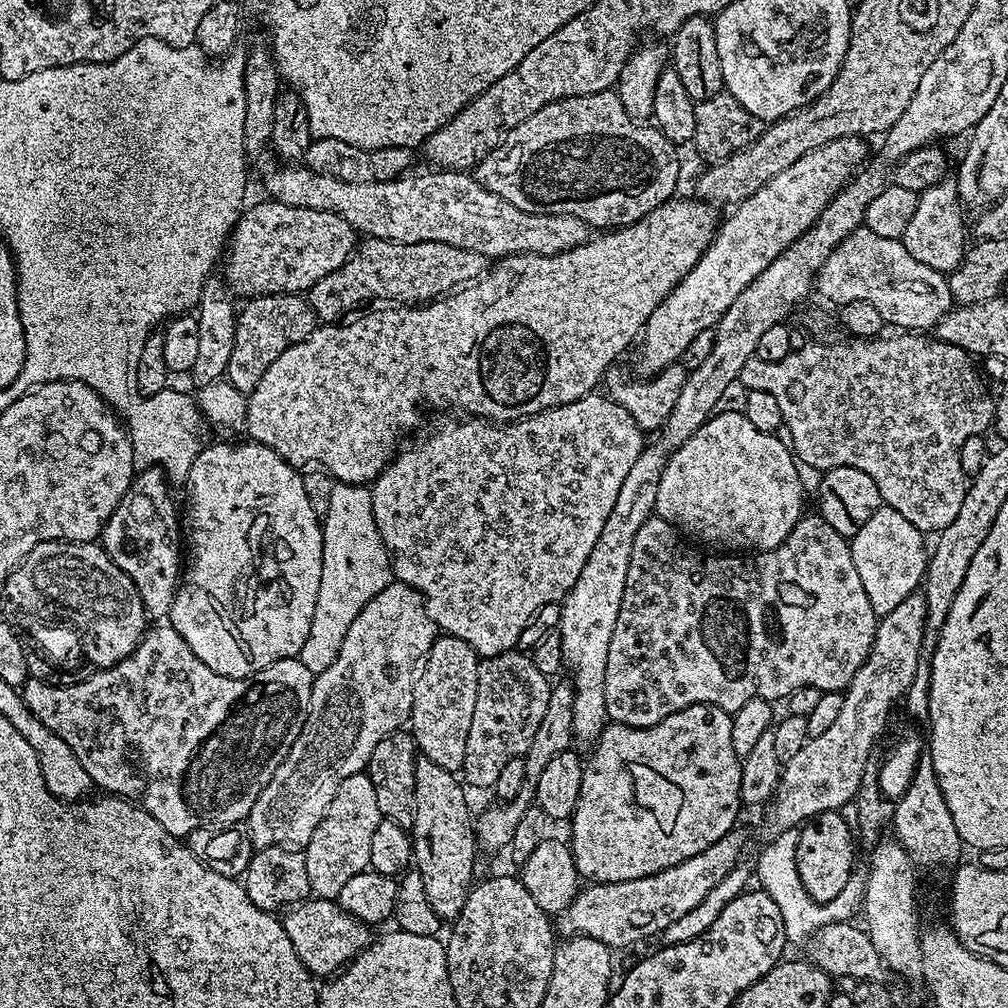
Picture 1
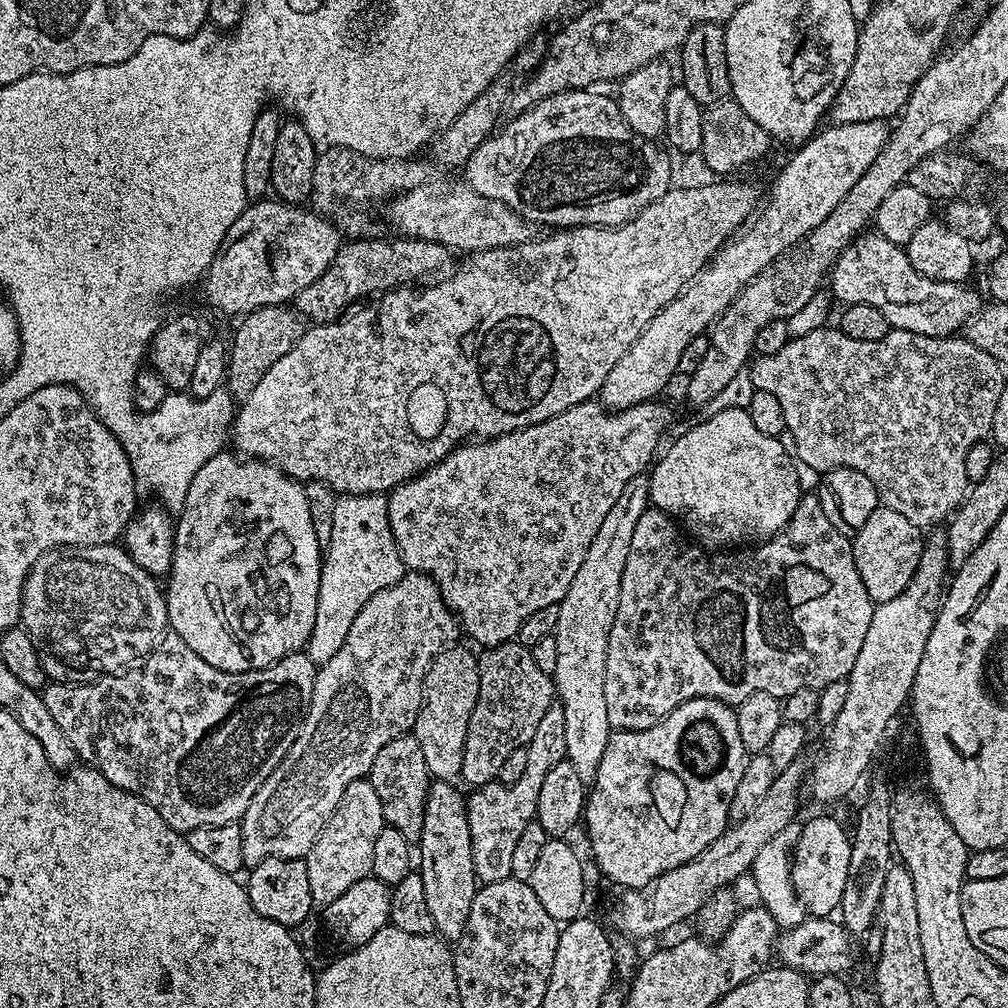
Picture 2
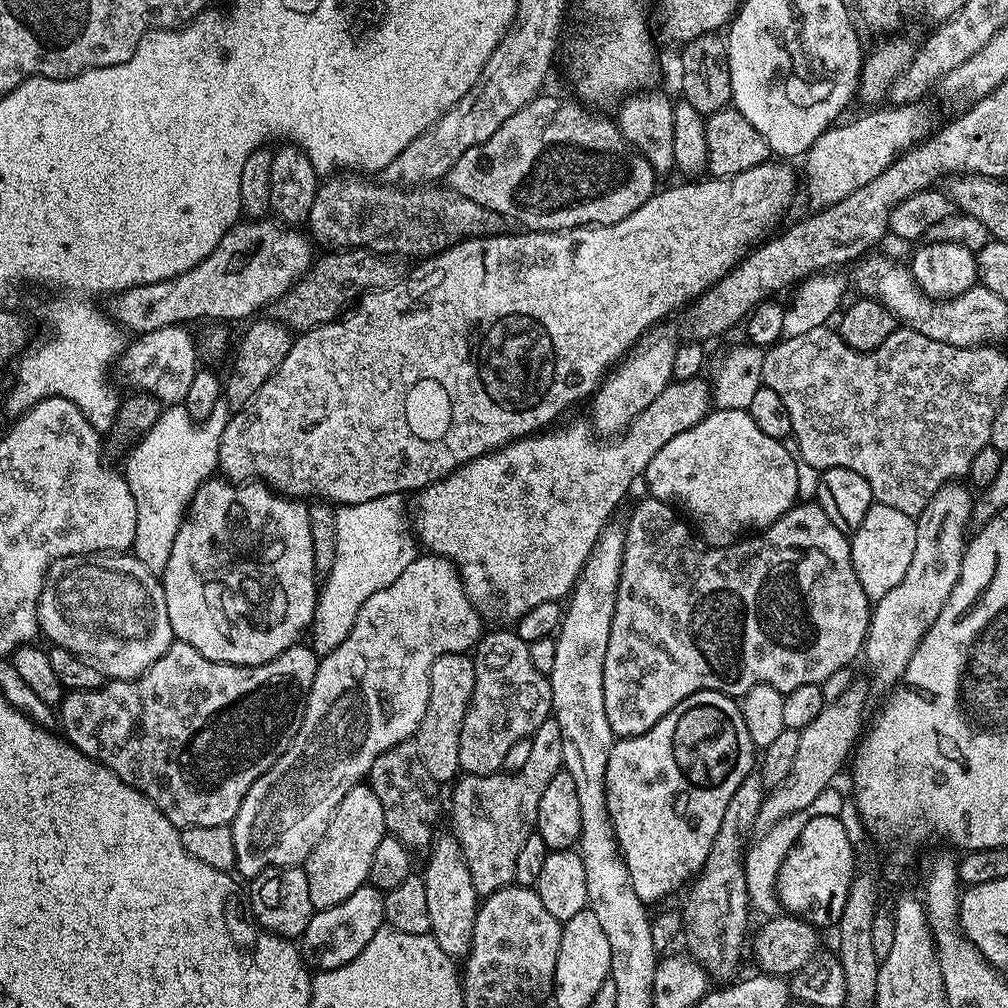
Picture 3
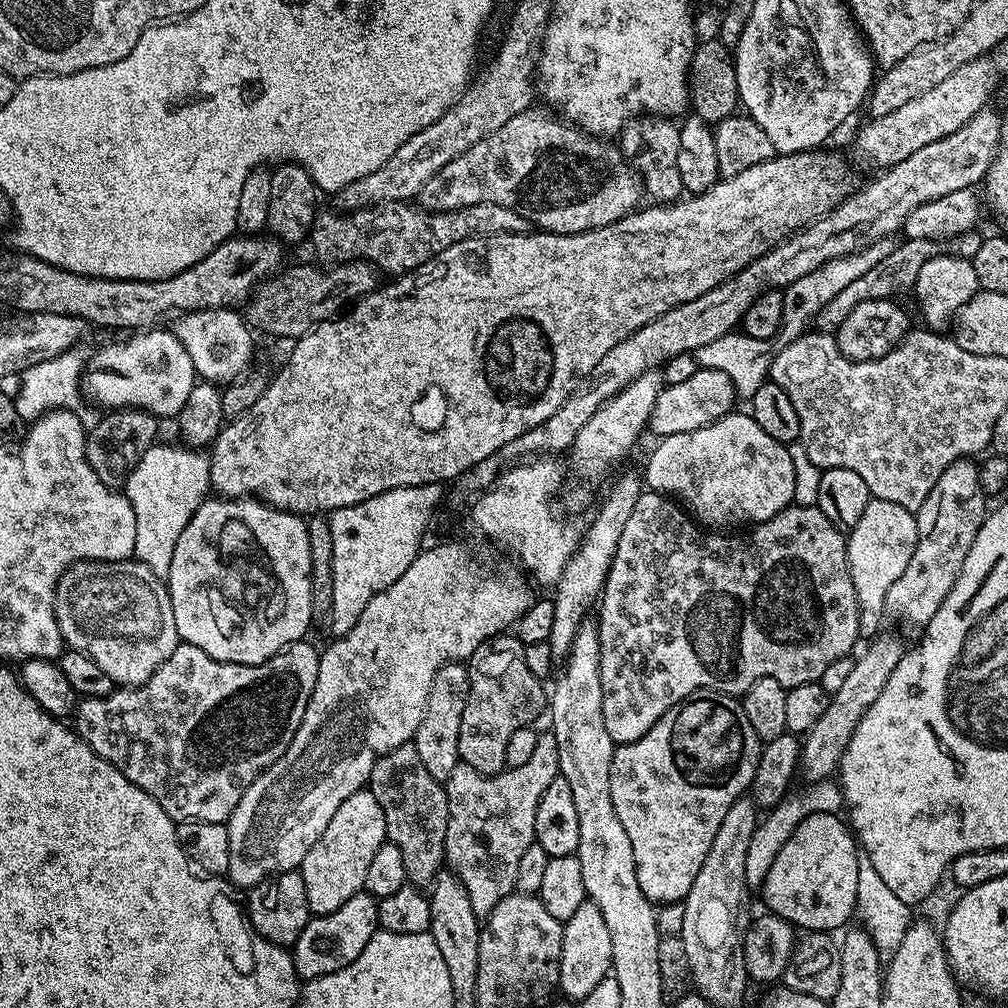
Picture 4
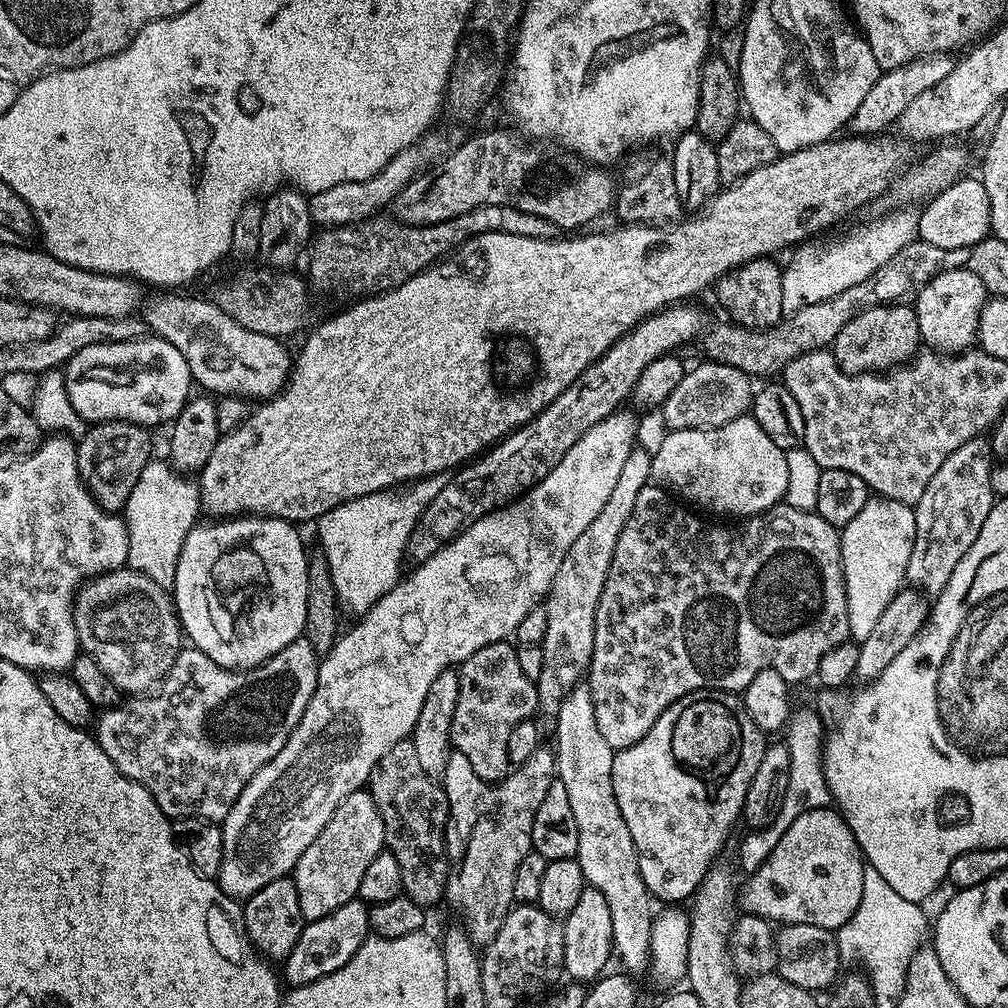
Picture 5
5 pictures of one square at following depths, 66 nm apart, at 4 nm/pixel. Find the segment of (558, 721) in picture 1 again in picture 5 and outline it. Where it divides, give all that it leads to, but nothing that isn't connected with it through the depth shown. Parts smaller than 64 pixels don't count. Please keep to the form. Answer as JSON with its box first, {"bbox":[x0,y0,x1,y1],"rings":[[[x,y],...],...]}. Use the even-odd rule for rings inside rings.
{"bbox":[442,746,557,946],"rings":[[[542,746],[538,750],[534,750],[534,754],[530,754],[530,758],[526,758],[526,762],[519,766],[513,767],[508,775],[502,780],[495,782],[483,780],[481,776],[474,770],[474,766],[470,766],[470,758],[466,758],[466,754],[453,751],[448,757],[448,765],[442,777],[442,787],[448,796],[448,830],[446,833],[446,851],[450,861],[450,871],[448,874],[447,895],[452,896],[454,903],[460,907],[462,923],[468,929],[468,933],[477,945],[483,946],[489,944],[494,938],[494,934],[498,934],[498,930],[502,926],[502,922],[506,918],[506,914],[514,906],[514,874],[518,871],[518,866],[522,863],[522,858],[526,858],[528,852],[533,851],[532,847],[532,831],[534,830],[534,818],[538,814],[538,806],[542,806],[542,798],[546,798],[546,790],[550,790],[550,786],[557,779],[556,775],[556,754],[551,747]]]}

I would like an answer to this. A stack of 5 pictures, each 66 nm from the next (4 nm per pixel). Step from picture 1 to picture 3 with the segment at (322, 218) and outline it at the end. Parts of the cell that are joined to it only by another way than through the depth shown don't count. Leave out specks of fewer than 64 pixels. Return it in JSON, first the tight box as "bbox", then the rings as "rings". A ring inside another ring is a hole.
{"bbox":[106,218,314,334],"rings":[[[248,218],[236,223],[214,246],[214,250],[198,266],[178,274],[172,280],[127,288],[107,297],[106,311],[122,328],[132,334],[153,332],[171,324],[191,325],[191,320],[244,320],[255,317],[259,308],[267,309],[277,298],[294,286],[312,268],[314,244],[296,226],[289,226],[276,218]]]}

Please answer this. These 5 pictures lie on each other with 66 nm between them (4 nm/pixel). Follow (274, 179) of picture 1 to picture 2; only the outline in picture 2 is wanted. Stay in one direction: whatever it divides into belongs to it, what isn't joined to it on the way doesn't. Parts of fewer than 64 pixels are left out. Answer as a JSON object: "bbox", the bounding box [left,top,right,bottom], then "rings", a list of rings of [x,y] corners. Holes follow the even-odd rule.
{"bbox":[388,179,533,254],"rings":[[[463,179],[427,180],[411,185],[404,190],[408,192],[394,197],[388,208],[388,220],[401,237],[438,242],[443,248],[457,248],[465,254],[525,244],[533,239],[533,225],[510,210],[510,206],[494,198],[482,198]]]}

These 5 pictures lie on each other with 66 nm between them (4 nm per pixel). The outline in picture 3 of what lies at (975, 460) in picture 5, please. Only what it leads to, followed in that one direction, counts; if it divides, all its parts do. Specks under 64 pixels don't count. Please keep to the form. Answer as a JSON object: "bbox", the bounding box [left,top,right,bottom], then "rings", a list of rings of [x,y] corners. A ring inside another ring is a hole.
{"bbox":[862,482,974,690],"rings":[[[960,482],[944,484],[926,510],[915,517],[914,559],[902,582],[898,582],[898,586],[894,586],[886,598],[875,601],[872,608],[872,620],[868,624],[868,637],[864,640],[862,656],[868,659],[873,678],[885,690],[899,684],[903,678],[914,650],[918,650],[922,638],[930,626],[934,626],[934,618],[942,614],[942,606],[946,606],[946,598],[950,598],[950,590],[954,590],[960,577],[966,537],[969,535],[968,524],[973,523],[974,503],[973,493],[962,485]]]}

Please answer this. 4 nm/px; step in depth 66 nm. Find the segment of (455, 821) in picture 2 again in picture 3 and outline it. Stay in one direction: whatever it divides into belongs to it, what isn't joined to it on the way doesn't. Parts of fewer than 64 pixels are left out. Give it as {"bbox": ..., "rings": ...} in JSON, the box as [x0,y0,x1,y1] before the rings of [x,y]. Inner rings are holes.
{"bbox":[422,835,481,958],"rings":[[[437,835],[433,839],[432,847],[426,852],[428,861],[424,864],[422,875],[430,913],[430,934],[448,956],[463,958],[468,955],[470,942],[474,938],[474,918],[480,908],[481,897],[474,890],[474,878],[470,878],[470,866],[466,866],[460,844],[455,835],[447,835]]]}

